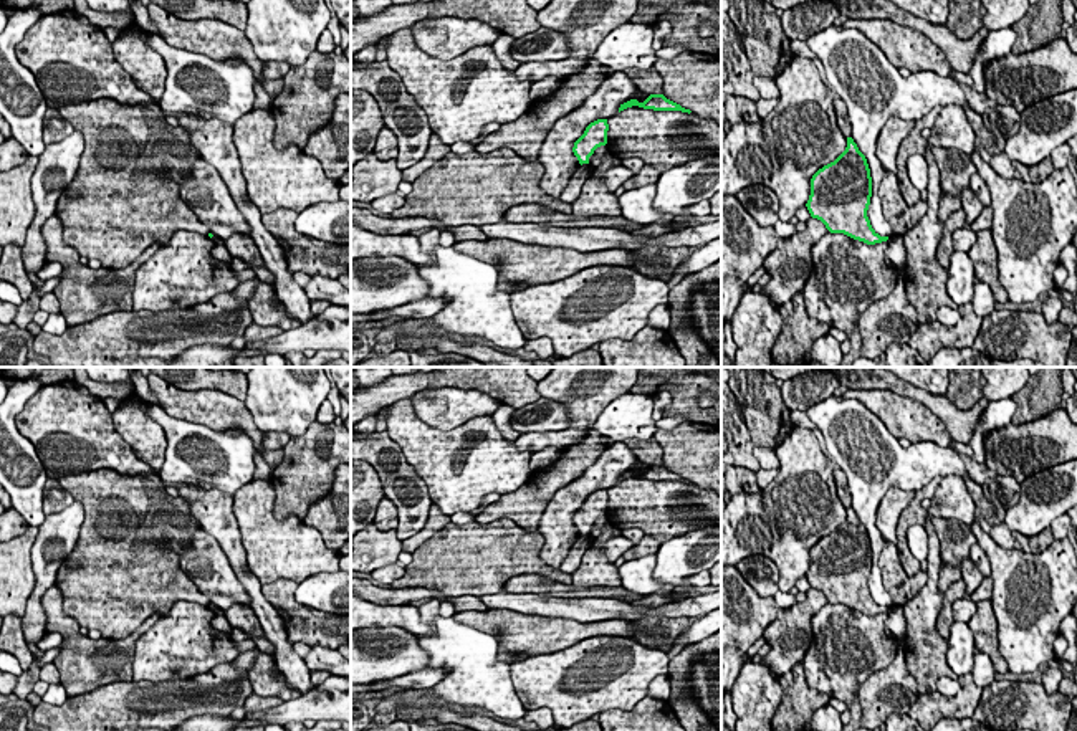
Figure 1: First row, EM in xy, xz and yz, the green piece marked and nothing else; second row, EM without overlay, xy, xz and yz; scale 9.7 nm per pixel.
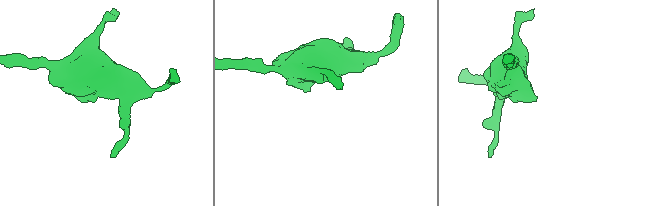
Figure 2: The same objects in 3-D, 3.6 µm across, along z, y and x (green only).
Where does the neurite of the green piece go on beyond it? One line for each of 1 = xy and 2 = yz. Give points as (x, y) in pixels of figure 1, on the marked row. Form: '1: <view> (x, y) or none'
1: none
2: none

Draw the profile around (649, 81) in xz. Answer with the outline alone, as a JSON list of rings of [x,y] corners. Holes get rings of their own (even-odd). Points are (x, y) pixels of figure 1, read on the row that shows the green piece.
[[[627,68],[624,73],[634,81],[639,93],[644,94],[663,94],[663,79],[652,69]]]

